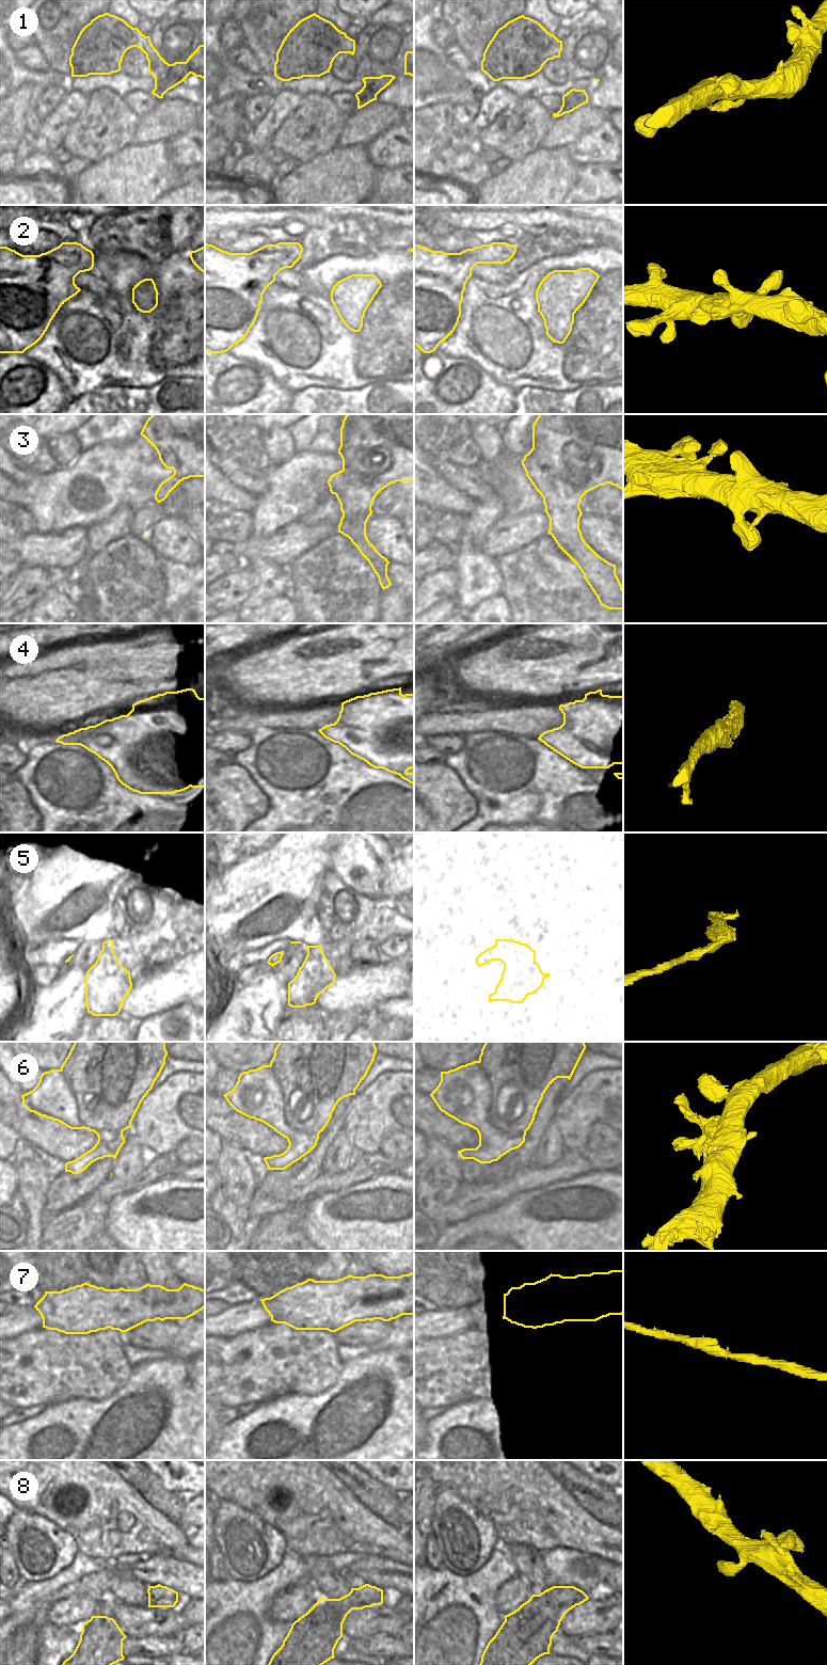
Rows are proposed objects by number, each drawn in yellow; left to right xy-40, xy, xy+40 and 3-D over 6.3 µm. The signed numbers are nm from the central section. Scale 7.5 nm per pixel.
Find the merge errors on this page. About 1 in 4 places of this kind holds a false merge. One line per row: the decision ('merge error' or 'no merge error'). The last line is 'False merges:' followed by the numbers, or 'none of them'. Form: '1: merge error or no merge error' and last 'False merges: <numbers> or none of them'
1: no merge error
2: no merge error
3: no merge error
4: no merge error
5: merge error
6: merge error
7: no merge error
8: no merge error
False merges: 5, 6

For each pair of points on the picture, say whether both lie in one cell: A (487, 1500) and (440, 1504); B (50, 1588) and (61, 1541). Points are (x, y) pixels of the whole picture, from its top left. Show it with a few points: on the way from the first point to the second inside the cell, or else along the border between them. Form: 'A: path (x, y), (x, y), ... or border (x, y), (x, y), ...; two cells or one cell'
A: border (435, 1492), (443, 1493), (480, 1515); two cells
B: border (73, 1560), (48, 1579), (29, 1582); two cells

